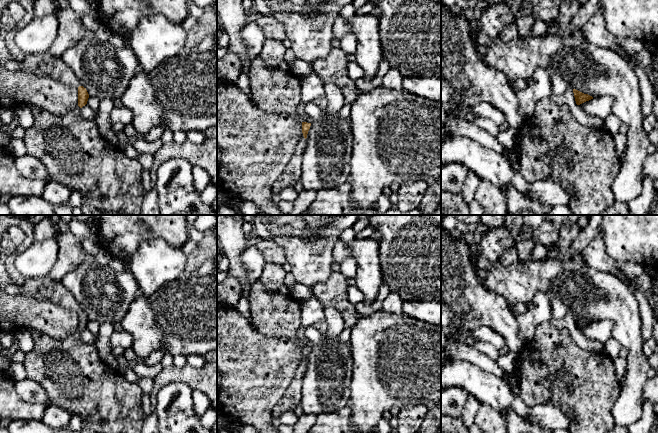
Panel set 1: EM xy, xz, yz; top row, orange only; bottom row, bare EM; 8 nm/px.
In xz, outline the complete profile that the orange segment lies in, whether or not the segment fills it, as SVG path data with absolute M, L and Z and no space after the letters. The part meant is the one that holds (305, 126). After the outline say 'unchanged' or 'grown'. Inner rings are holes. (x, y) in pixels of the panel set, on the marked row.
M302 122L302 136L296 146L295 152L291 156L291 159L286 166L284 172L275 181L272 187L272 193L279 194L283 189L289 186L294 186L301 177L302 168L302 155L306 148L305 140L307 138L308 131L311 123Z; grown

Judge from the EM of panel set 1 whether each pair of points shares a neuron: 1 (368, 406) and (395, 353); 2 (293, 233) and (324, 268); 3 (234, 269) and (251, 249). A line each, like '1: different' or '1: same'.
1: same
2: same
3: different

